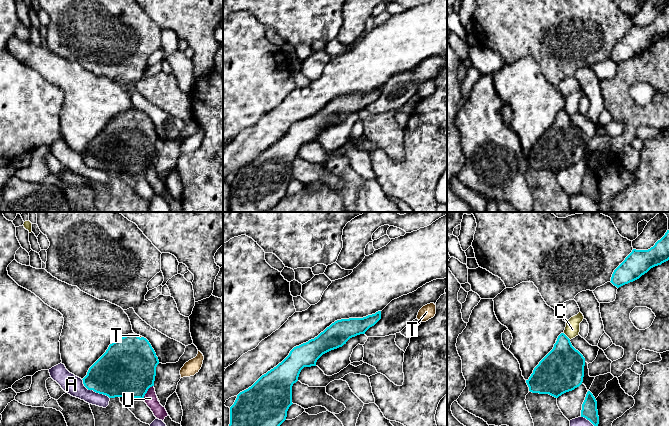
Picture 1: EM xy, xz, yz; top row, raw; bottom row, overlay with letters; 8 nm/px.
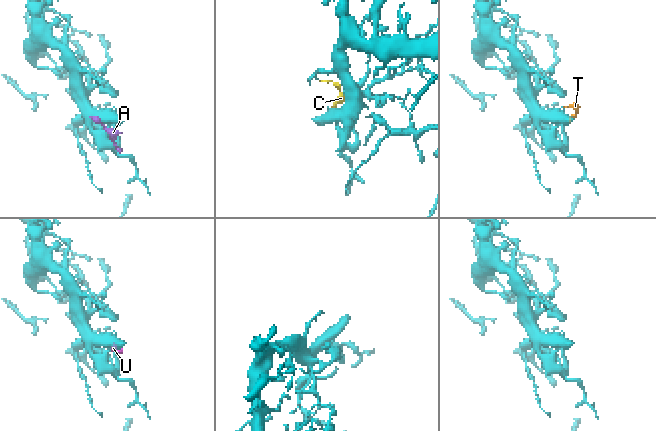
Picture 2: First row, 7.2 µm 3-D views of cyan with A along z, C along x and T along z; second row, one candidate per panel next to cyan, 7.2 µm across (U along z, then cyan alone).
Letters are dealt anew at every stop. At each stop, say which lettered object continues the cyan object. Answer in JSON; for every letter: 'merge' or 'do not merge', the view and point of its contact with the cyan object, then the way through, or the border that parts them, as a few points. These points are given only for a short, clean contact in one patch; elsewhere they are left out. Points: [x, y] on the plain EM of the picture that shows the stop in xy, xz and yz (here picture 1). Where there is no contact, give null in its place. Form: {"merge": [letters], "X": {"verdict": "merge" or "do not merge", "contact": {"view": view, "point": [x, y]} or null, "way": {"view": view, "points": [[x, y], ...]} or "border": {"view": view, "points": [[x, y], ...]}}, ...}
{"merge": ["T", "U"], "A": {"verdict": "do not merge", "contact": {"view": "xy", "point": [94, 167]}}, "C": {"verdict": "do not merge", "contact": {"view": "yz", "point": [566, 112]}}, "T": {"verdict": "merge", "contact": {"view": "xy", "point": [139, 113]}}, "U": {"verdict": "merge", "contact": {"view": "xy", "point": [147, 166]}}}

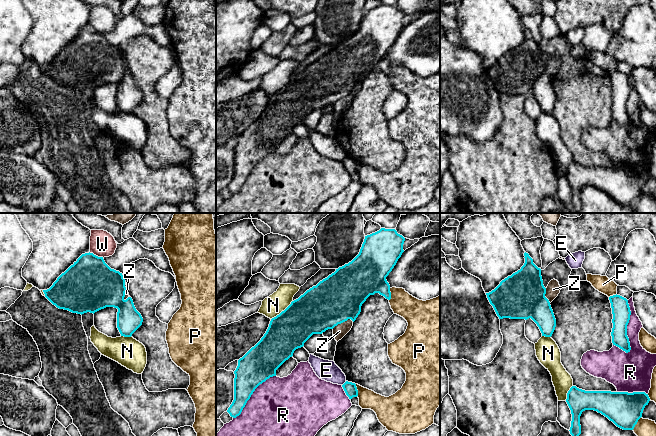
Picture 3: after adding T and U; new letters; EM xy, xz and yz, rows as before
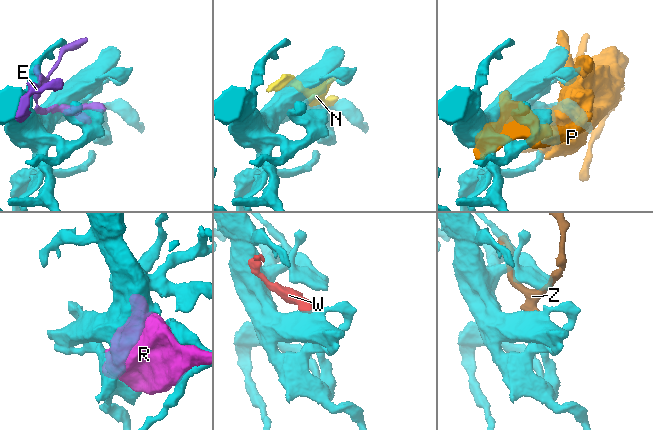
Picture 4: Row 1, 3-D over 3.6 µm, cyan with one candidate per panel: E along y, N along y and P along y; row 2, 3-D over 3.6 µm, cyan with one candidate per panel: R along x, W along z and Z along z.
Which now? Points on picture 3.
{"merge": [], "E": {"verdict": "do not merge", "contact": {"view": "xz", "point": [344, 159]}}, "N": {"verdict": "do not merge", "contact": {"view": "xz", "point": [282, 87]}}, "P": {"verdict": "do not merge", "contact": {"view": "xz", "point": [390, 70]}}, "R": {"verdict": "do not merge", "contact": {"view": "yz", "point": [626, 103]}}, "W": {"verdict": "do not merge", "contact": {"view": "xy", "point": [95, 31]}}, "Z": {"verdict": "do not merge", "contact": {"view": "xz", "point": [342, 98]}}}

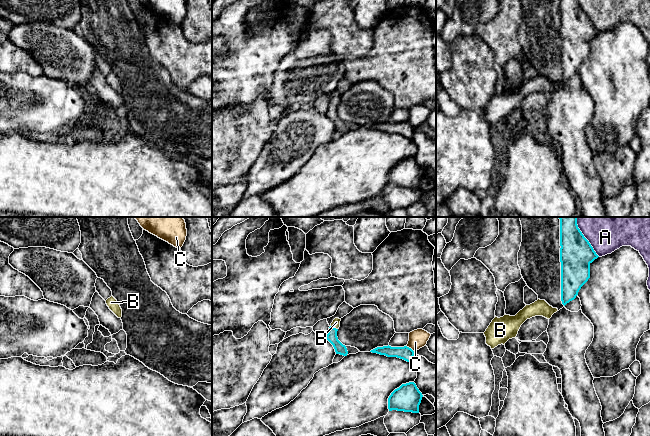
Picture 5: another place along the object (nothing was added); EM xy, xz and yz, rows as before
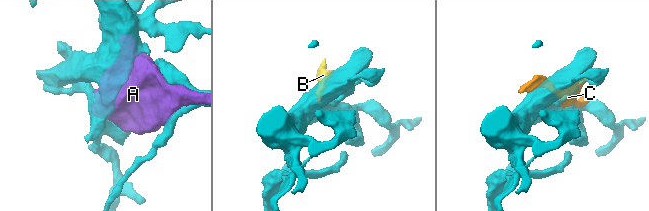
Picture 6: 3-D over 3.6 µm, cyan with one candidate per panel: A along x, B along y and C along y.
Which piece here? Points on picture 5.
{"merge": ["B"], "A": {"verdict": "do not merge", "contact": {"view": "yz", "point": [587, 16]}}, "B": {"verdict": "merge", "contact": {"view": "xz", "point": [333, 103]}, "way": {"view": "xz", "points": [[341, 125], [333, 115], [333, 103], [336, 98]]}}, "C": {"verdict": "do not merge", "contact": {"view": "xz", "point": [410, 124]}}}

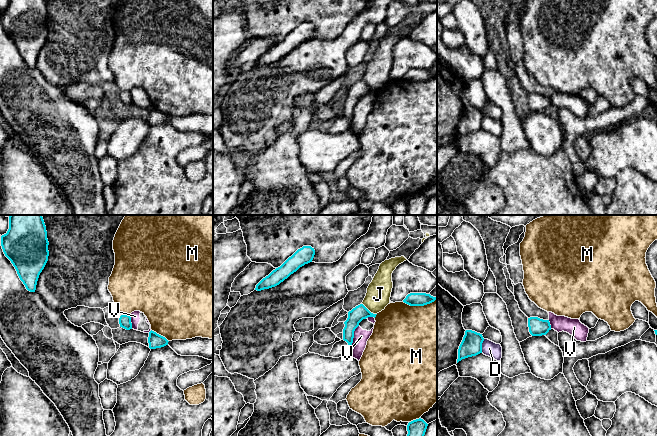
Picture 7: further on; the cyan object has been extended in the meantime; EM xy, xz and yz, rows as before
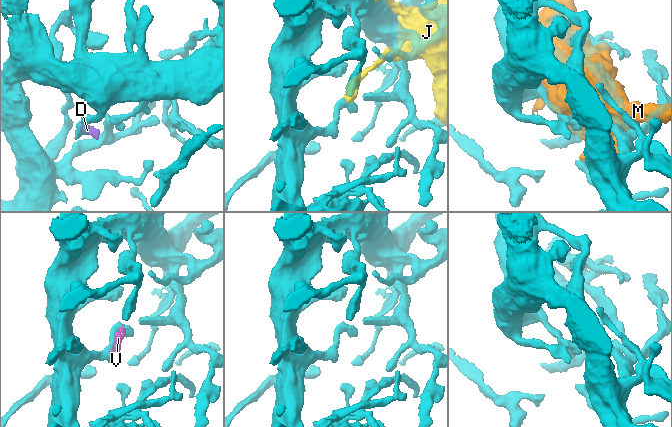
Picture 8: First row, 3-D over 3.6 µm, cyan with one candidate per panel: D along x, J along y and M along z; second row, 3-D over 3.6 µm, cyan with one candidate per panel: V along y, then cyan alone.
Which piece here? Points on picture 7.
{"merge": [], "D": {"verdict": "do not merge", "contact": {"view": "yz", "point": [481, 122]}, "border": {"view": "yz", "points": [[484, 115], [481, 121], [481, 128]]}}, "J": {"verdict": "do not merge", "contact": {"view": "xz", "point": [368, 86]}}, "M": {"verdict": "do not merge", "contact": {"view": "xz", "point": [419, 81]}}, "V": {"verdict": "do not merge", "contact": {"view": "xz", "point": [353, 112]}, "border": {"view": "xz", "points": [[358, 101], [354, 107], [353, 118], [350, 123]]}}}

